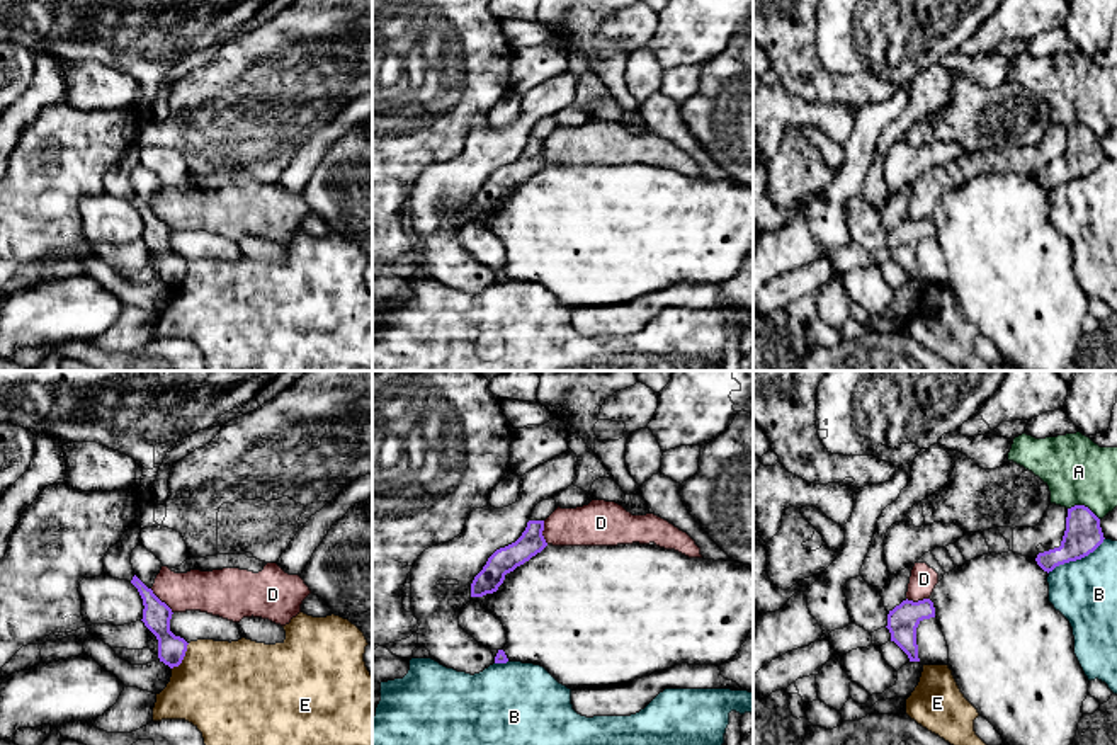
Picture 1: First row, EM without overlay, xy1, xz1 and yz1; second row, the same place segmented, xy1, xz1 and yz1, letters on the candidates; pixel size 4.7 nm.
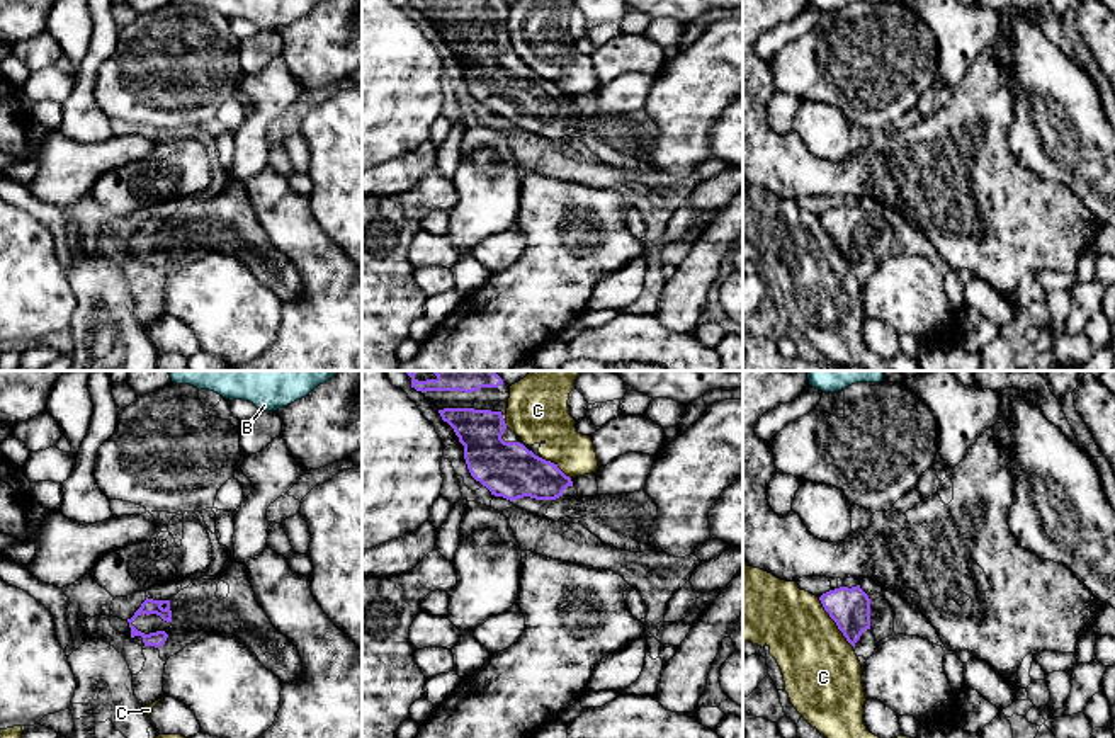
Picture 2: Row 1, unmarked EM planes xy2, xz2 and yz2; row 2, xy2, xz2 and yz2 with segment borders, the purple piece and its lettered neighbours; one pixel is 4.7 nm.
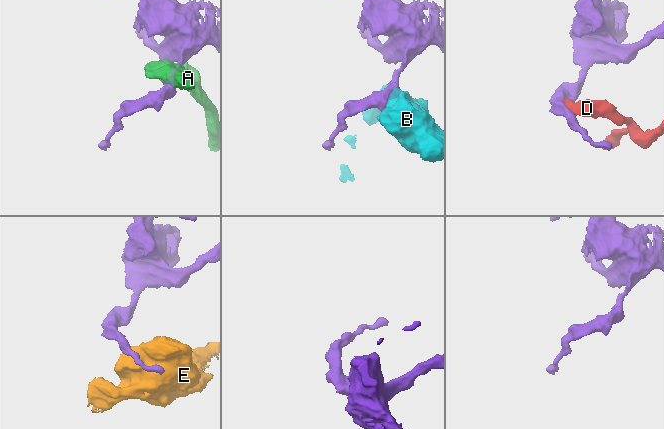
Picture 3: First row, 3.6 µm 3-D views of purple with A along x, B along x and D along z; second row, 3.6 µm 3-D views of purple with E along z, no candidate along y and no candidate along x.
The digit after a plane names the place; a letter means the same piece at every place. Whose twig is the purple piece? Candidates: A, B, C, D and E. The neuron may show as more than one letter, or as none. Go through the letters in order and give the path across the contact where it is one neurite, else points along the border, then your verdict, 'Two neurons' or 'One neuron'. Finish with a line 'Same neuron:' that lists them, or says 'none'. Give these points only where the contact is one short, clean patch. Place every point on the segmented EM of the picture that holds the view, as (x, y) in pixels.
A: Two neurons
B: Two neurons
C: Two neurons
D: Boundary: xy1 (150, 589), (172, 613). Two neurons
E: Two neurons
Same neuron: none

